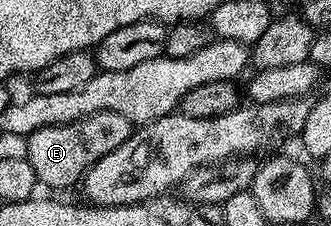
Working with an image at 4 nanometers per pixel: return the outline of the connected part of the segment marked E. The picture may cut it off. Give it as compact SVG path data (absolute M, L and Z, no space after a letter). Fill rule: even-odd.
M101 111L77 119L74 123L45 127L32 133L25 140L24 158L30 162L36 173L39 184L46 187L70 187L79 182L90 170L90 166L100 157L112 153L132 134L132 125L128 117L120 117L120 113Z

